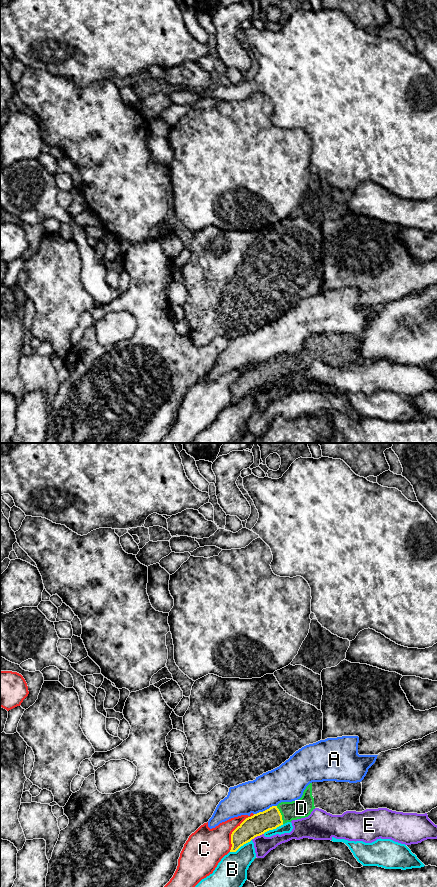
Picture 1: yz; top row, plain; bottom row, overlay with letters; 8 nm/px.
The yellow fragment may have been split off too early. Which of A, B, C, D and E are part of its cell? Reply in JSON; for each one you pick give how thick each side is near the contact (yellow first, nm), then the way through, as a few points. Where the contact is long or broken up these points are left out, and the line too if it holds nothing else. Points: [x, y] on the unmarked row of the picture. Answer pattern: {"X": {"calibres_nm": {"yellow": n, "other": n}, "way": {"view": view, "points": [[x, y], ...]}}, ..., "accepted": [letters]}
{"D": {"calibres_nm": {"yellow": 170, "other": 160}, "way": {"view": "yz", "points": [[256, 377], [281, 367], [301, 360]]}}, "accepted": ["D"]}

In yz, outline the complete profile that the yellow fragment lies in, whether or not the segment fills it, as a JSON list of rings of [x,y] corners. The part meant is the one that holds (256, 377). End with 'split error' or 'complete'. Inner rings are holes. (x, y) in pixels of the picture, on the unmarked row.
[[[323,333],[310,335],[300,351],[281,354],[277,358],[246,370],[231,386],[231,402],[236,404],[241,398],[269,382],[308,369],[315,360],[332,367],[342,367],[346,363],[364,363],[360,355],[362,335]]]; split error

